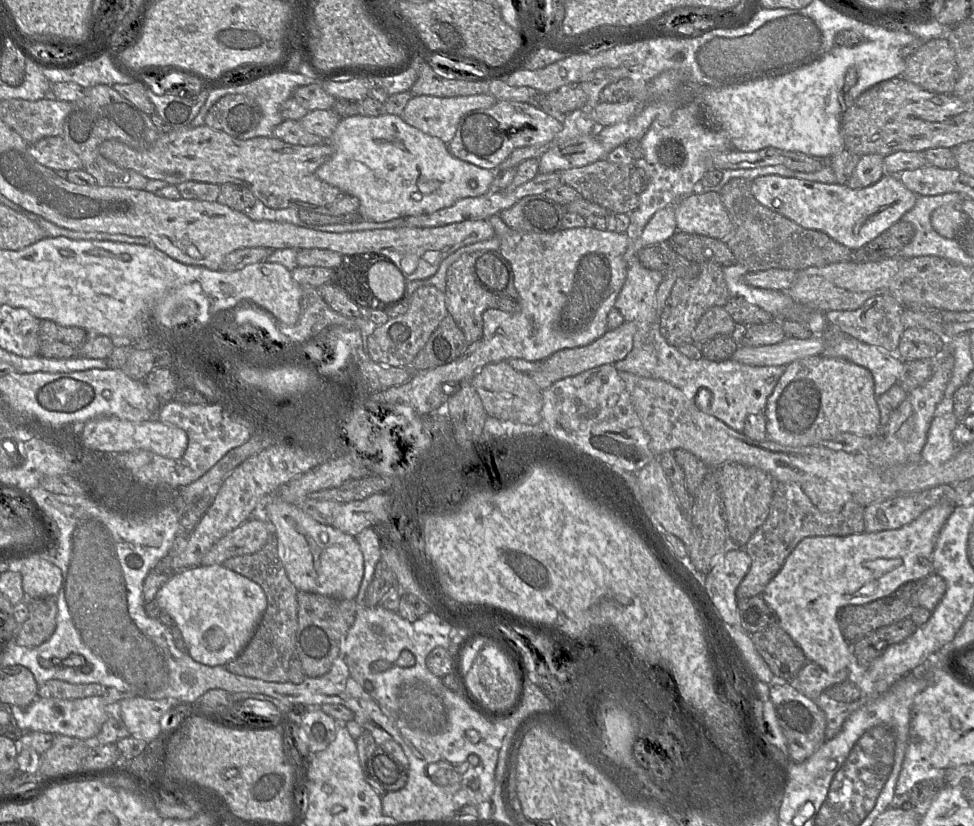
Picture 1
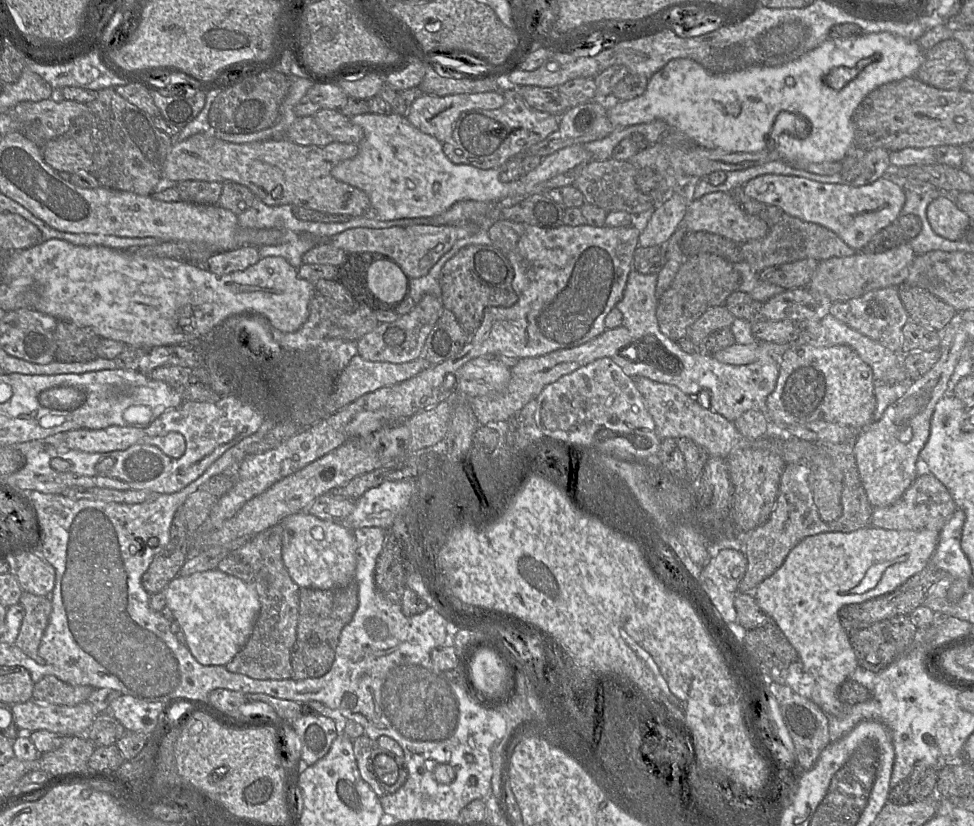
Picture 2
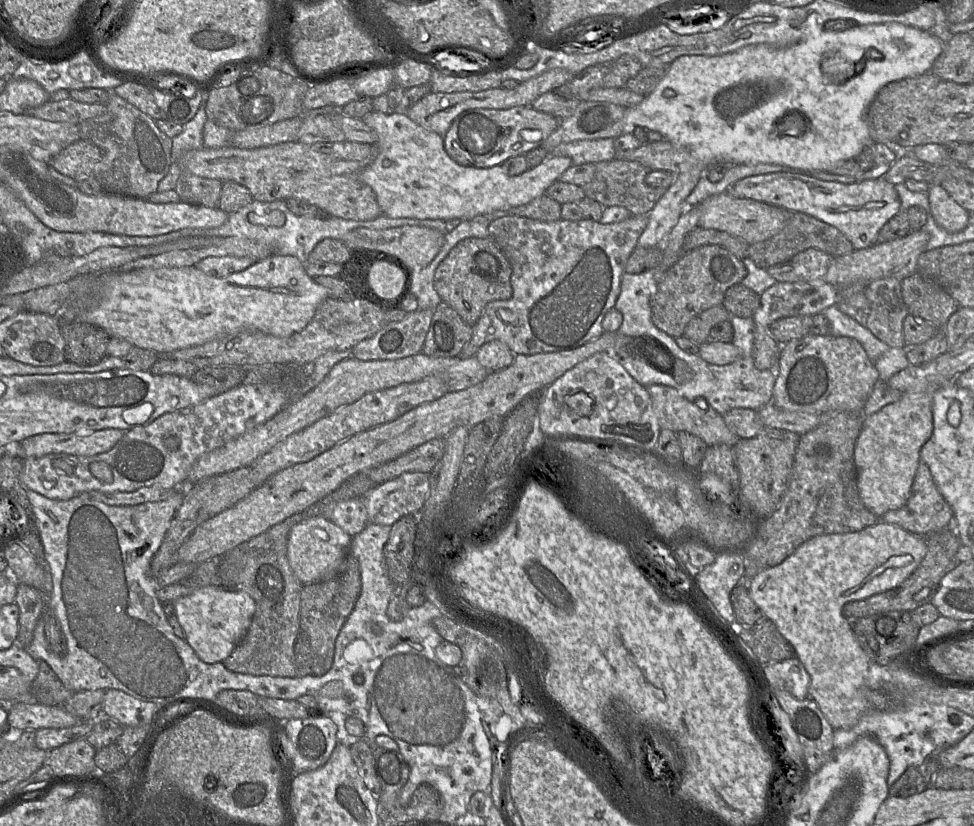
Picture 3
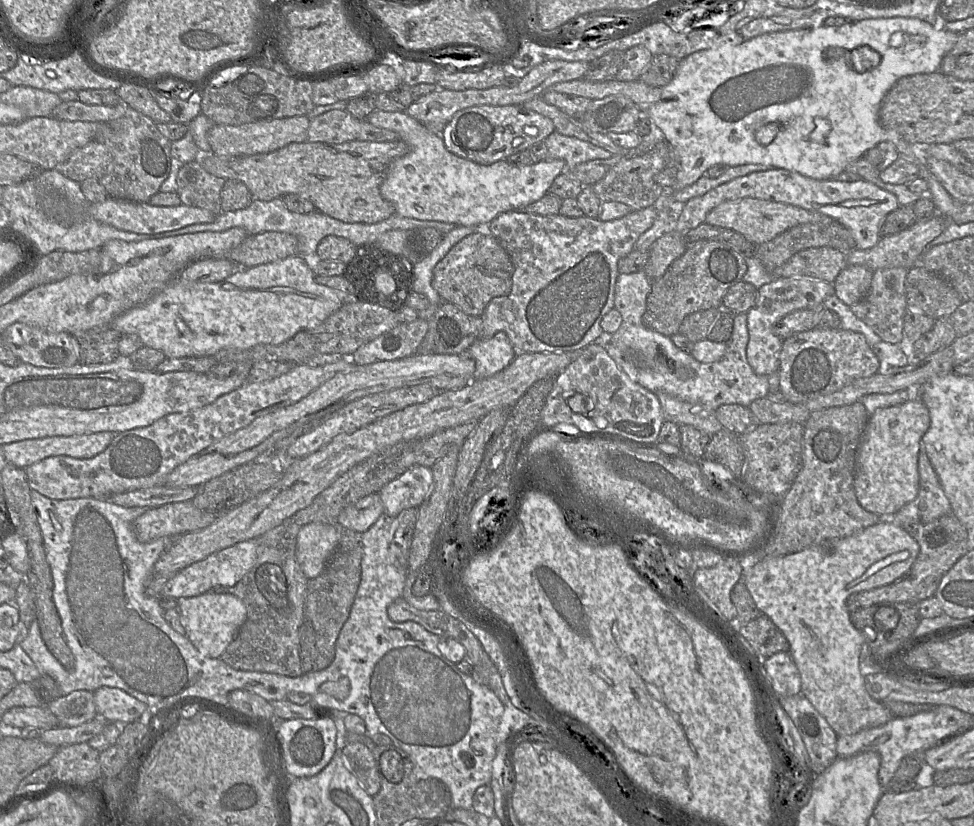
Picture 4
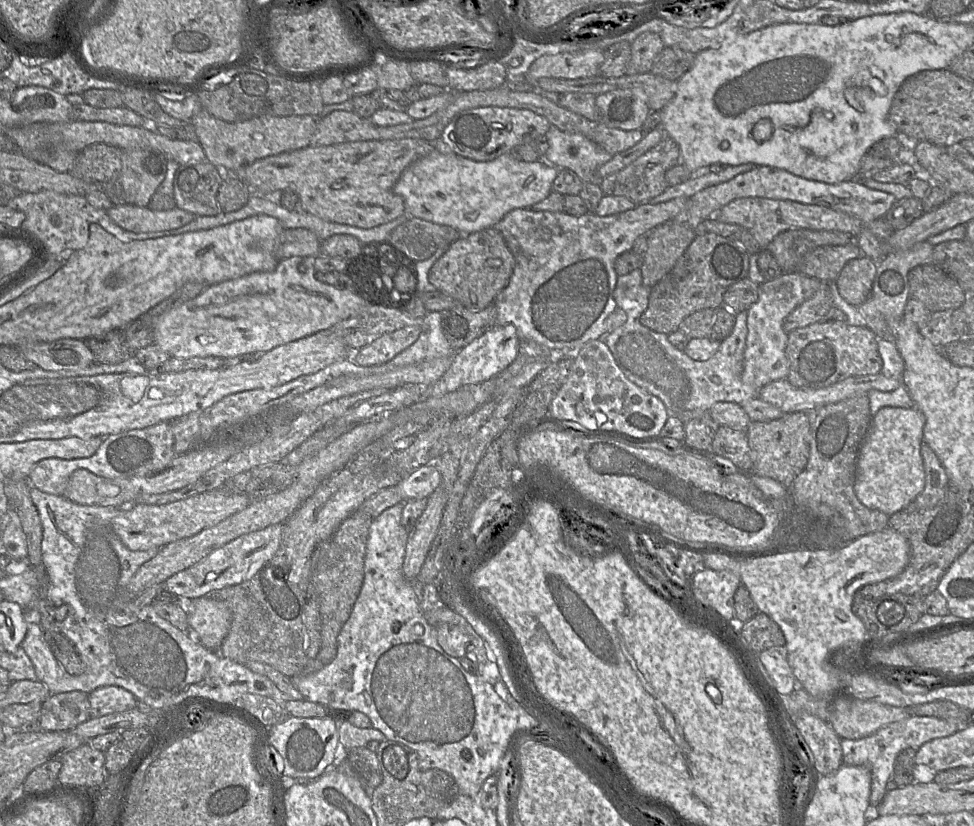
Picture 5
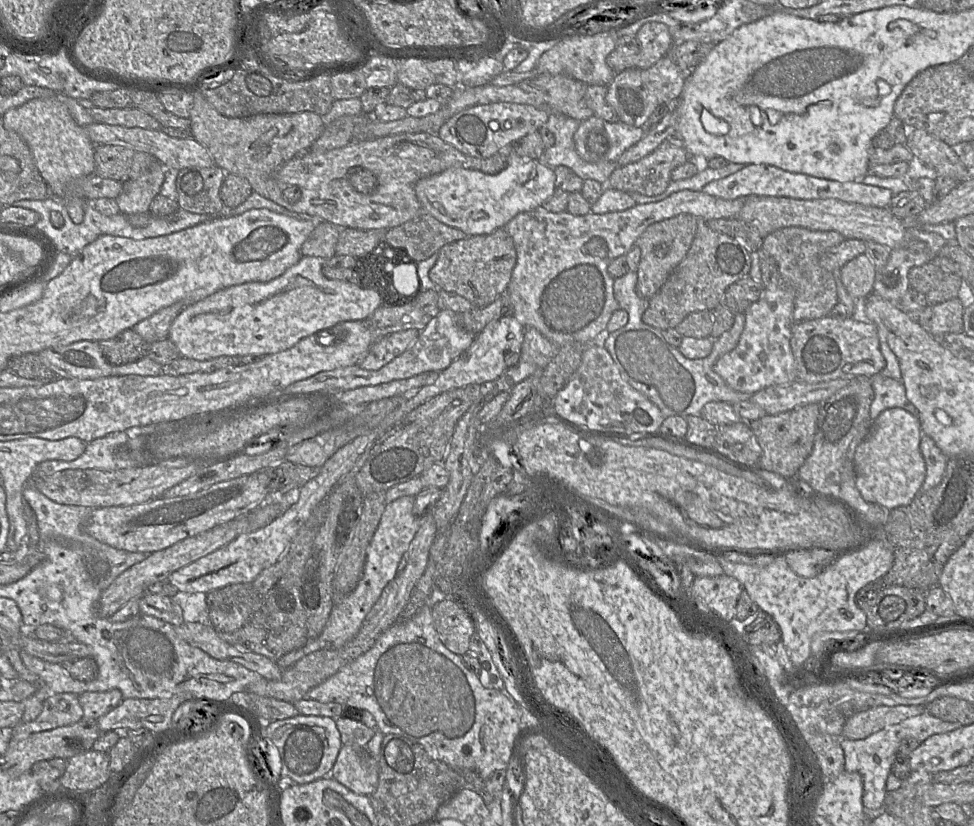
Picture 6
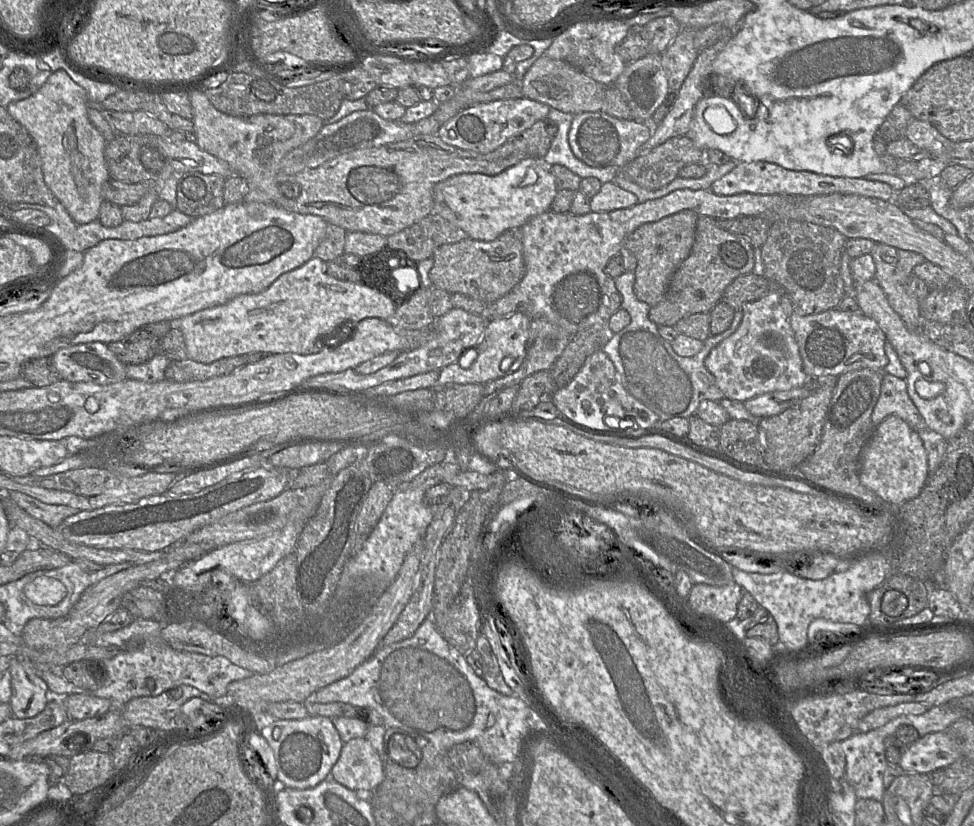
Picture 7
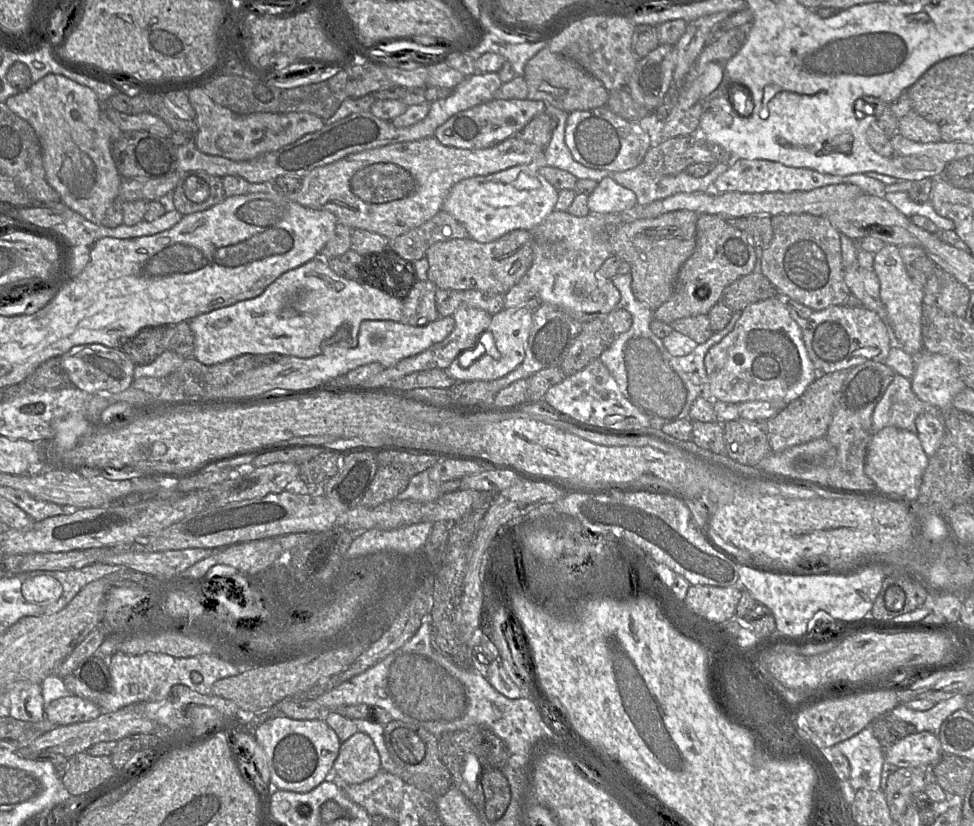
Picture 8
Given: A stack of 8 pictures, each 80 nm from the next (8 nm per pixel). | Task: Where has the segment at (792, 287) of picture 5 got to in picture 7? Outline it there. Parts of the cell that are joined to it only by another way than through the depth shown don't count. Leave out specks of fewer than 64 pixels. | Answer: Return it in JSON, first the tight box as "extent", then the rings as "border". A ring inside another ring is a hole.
{"extent":[705,289,810,402],"border":[[[772,289],[757,301],[744,304],[743,318],[738,329],[715,346],[705,359],[705,367],[715,377],[724,398],[745,402],[751,398],[774,391],[788,391],[804,386],[810,378],[804,372],[790,318],[794,304],[781,289]]]}

